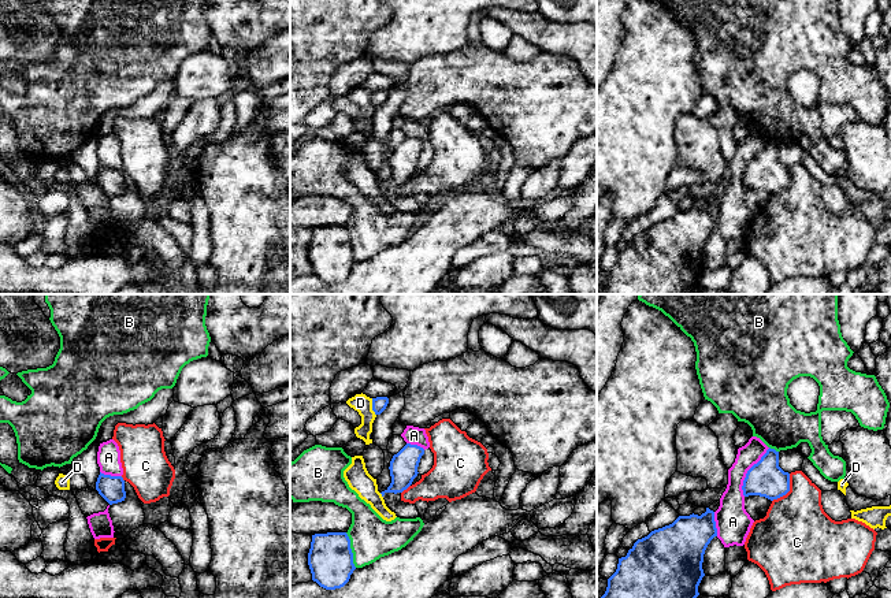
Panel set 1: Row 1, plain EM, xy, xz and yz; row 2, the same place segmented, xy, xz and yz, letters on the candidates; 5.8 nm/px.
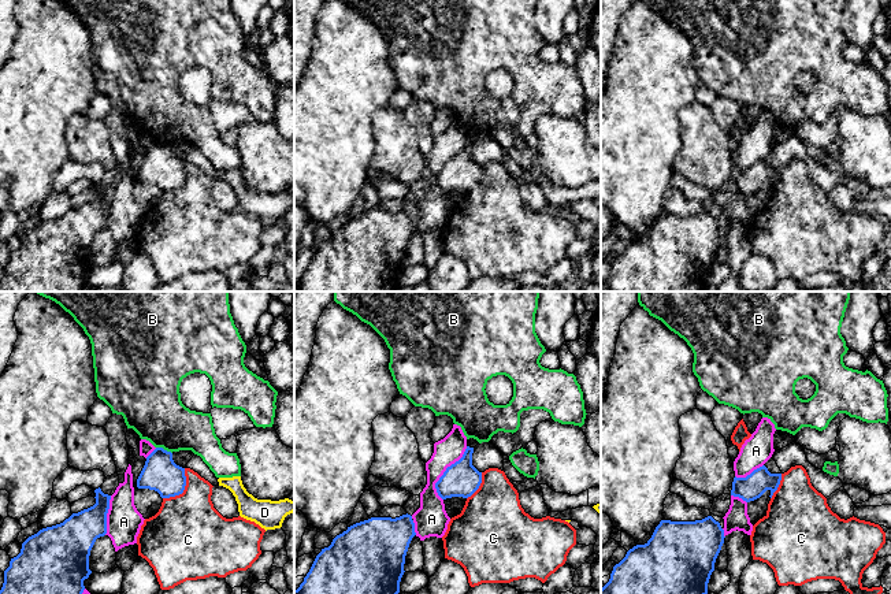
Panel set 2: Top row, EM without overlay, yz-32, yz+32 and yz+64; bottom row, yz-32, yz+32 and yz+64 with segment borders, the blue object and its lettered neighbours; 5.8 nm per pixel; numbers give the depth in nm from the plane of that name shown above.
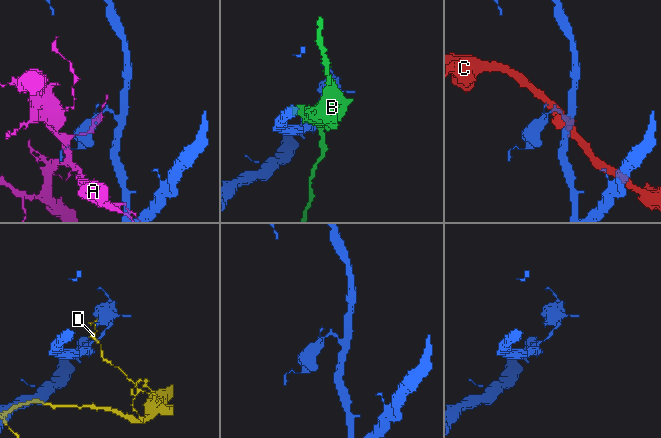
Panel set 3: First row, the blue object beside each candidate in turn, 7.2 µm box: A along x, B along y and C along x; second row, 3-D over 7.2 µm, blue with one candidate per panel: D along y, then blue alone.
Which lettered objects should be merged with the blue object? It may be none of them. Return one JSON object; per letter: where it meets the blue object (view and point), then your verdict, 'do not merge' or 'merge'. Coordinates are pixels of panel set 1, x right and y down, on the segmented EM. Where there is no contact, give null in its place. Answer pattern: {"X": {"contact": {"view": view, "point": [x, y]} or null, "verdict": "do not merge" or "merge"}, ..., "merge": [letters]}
{"A": {"contact": {"view": "yz", "point": [747, 472]}, "verdict": "do not merge"}, "B": {"contact": {"view": "xz", "point": [351, 550]}, "verdict": "do not merge"}, "C": {"contact": {"view": "yz", "point": [789, 490]}, "verdict": "do not merge"}, "D": {"contact": {"view": "xz", "point": [372, 407]}, "verdict": "do not merge"}, "merge": []}

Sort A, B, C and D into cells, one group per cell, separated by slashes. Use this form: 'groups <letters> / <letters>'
groups A / B / C / D

